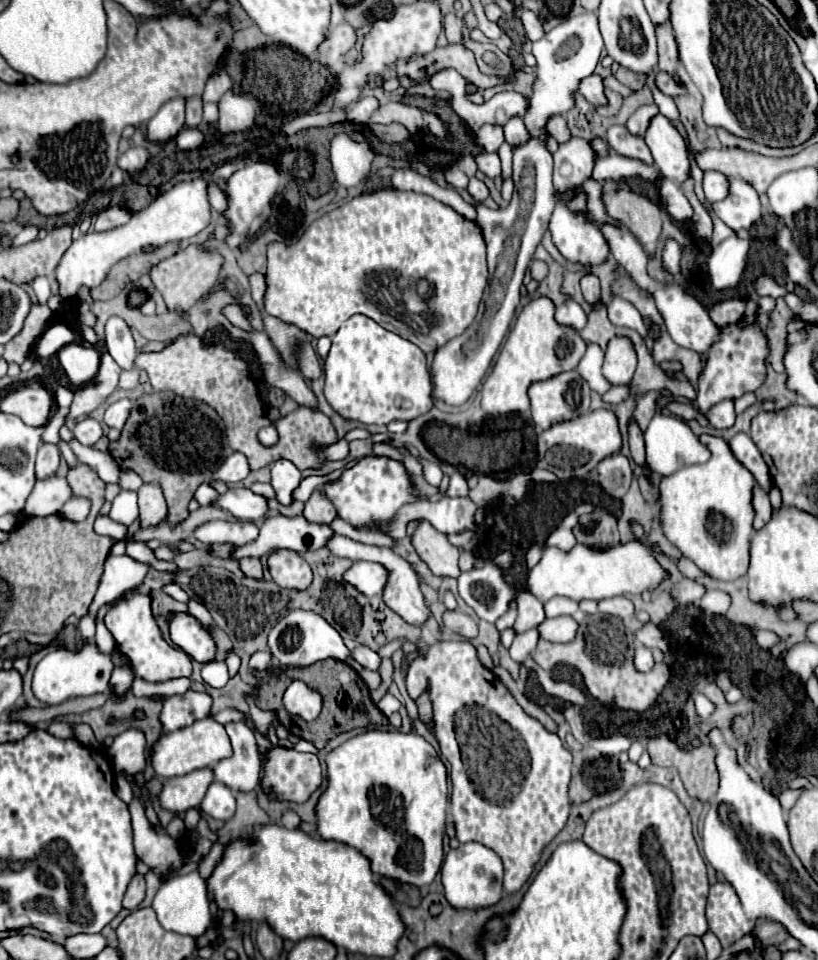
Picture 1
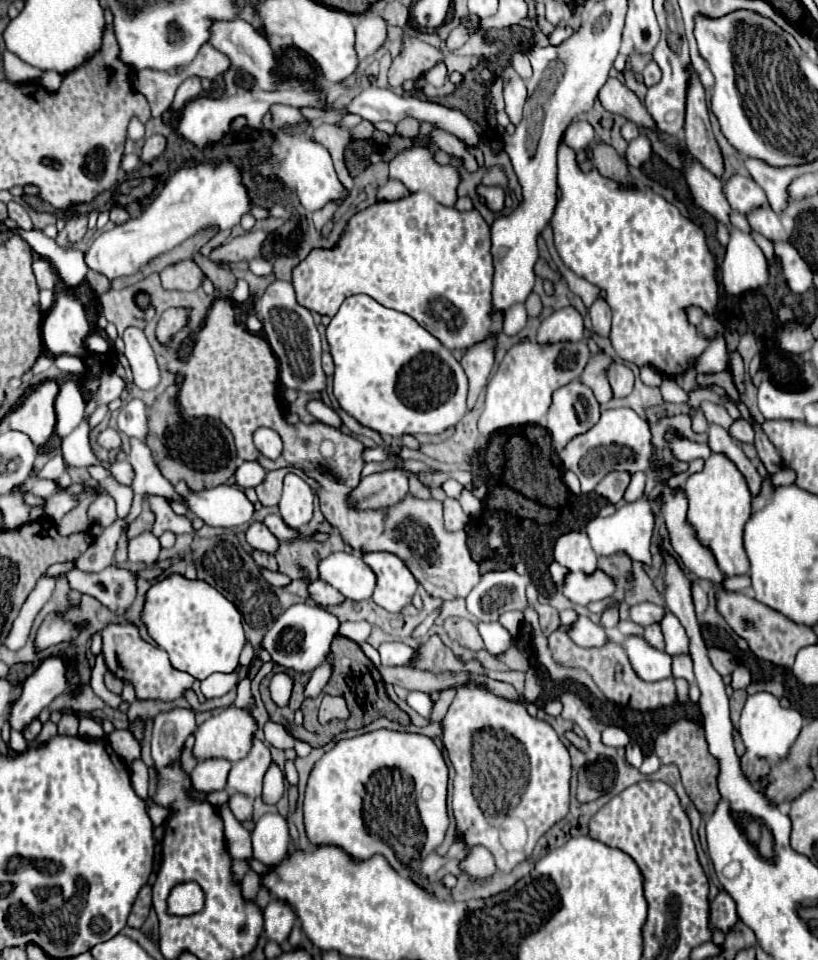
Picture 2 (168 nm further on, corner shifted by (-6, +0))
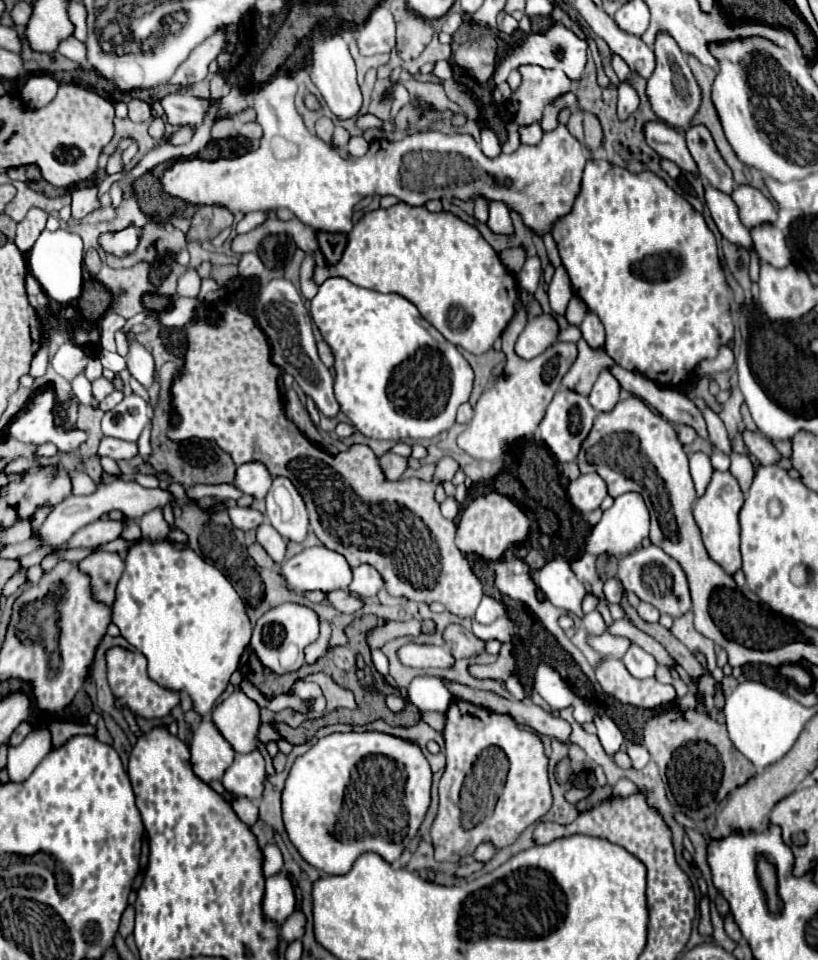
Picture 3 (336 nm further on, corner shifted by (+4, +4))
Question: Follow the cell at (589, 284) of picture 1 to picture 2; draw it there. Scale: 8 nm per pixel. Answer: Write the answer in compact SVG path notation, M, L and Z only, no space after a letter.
M595 299L591 309L589 309L589 315L591 315L591 331L599 337L609 337L609 329L611 329L611 309L607 307L605 299Z

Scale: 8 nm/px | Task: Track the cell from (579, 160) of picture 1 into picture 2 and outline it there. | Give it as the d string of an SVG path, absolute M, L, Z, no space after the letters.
M639 135L627 147L627 161L629 161L629 165L635 165L635 167L649 161L651 155L653 155L653 147L651 147L651 141L647 135Z

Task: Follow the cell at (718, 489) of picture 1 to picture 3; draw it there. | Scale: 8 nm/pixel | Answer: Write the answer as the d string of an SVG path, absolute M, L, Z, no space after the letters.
M713 471L711 483L707 485L705 495L697 497L693 505L693 517L695 523L701 529L705 547L709 557L723 567L725 573L733 575L741 569L741 555L739 555L739 509L743 505L743 493L739 489L737 479L729 471Z

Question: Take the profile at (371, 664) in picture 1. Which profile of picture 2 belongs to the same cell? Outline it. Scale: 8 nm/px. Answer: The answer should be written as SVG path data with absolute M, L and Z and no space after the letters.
M399 641L383 643L377 651L381 655L383 665L409 665L419 655L415 647L409 647L409 645L399 643Z

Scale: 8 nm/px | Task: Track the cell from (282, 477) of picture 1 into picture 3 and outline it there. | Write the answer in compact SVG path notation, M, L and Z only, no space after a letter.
M275 477L267 491L267 517L275 531L289 539L301 543L309 531L309 519L305 503L293 483L285 477Z

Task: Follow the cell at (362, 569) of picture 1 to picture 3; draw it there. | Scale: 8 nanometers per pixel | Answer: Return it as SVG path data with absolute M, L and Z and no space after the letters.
M325 545L309 547L283 563L281 575L289 589L297 591L335 591L349 589L353 571L347 559L329 551Z

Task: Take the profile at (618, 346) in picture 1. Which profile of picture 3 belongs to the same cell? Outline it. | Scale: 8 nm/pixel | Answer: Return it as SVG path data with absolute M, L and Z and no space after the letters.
M605 369L605 371L601 371L601 375L597 377L597 381L593 385L593 391L589 395L589 403L599 413L601 411L611 411L619 401L619 391L621 391L621 385L611 375L611 371Z

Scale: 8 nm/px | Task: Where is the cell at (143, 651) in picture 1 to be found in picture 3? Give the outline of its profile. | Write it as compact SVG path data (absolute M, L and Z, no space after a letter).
M111 647L105 653L105 661L107 661L107 679L117 699L115 701L117 707L127 705L133 713L145 719L155 719L155 717L165 717L179 703L179 691L169 691L167 687L161 687L157 681L149 679L147 659L139 651L131 651L125 647Z

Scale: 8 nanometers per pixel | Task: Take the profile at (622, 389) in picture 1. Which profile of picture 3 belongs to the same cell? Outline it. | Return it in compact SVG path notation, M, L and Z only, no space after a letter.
M579 339L577 347L579 347L579 355L577 355L575 363L571 365L571 369L567 371L567 375L563 377L563 385L581 395L587 395L591 391L597 375L603 369L609 369L611 365L615 365L615 361L603 351L603 347L593 349L585 343L585 339Z

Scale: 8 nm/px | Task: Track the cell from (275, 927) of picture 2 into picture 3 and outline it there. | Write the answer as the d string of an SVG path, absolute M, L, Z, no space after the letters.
M277 873L265 881L263 895L263 913L269 921L281 925L295 911L295 895L285 873Z

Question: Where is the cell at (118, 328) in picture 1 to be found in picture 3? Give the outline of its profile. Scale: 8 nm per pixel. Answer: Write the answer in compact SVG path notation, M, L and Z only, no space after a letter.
M129 335L127 341L129 341L129 353L125 357L127 369L143 387L149 387L153 383L153 375L155 375L153 355L133 335Z

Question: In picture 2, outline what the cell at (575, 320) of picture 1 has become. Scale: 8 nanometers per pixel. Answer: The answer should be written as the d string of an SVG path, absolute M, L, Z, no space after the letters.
M565 307L551 313L547 319L543 319L535 335L535 343L539 345L551 345L559 341L581 341L581 339L583 339L583 317L573 307Z

